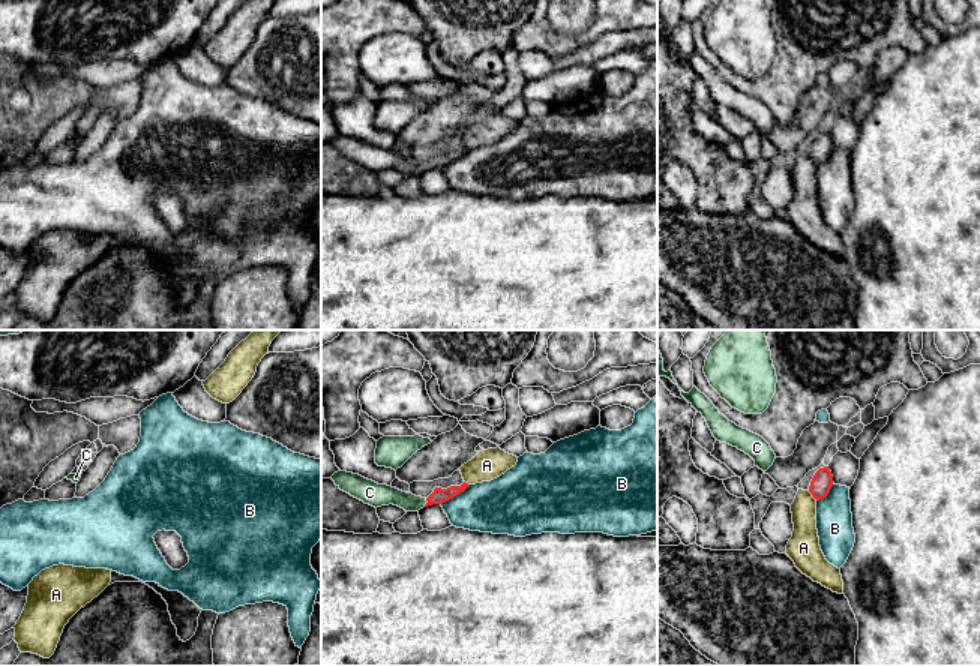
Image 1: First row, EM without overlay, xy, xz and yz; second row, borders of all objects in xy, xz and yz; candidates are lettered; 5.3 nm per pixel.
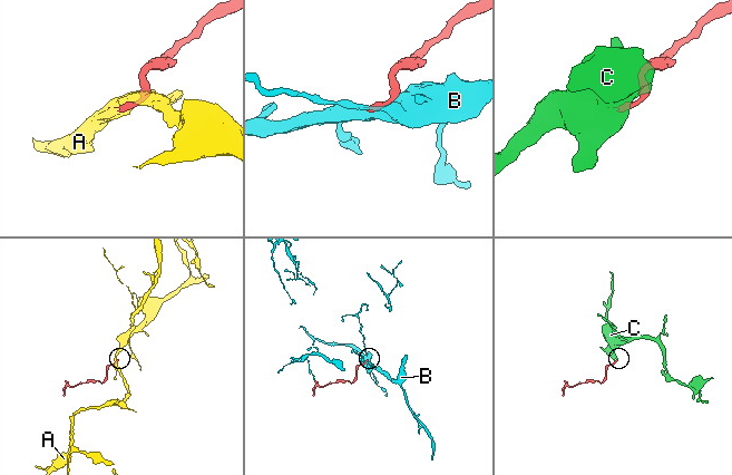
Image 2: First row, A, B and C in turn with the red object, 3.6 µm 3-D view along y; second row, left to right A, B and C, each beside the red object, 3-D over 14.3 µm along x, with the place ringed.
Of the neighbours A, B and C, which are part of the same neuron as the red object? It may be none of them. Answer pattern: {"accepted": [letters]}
{"accepted": ["C"]}

